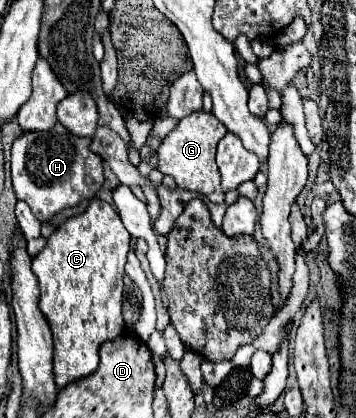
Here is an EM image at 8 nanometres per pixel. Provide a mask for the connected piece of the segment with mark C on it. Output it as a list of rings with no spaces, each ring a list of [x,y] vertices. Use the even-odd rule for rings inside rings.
[[[92,198],[86,212],[64,222],[50,238],[46,248],[32,260],[32,272],[40,286],[40,312],[46,316],[54,338],[54,376],[56,386],[64,388],[70,382],[90,376],[98,370],[98,350],[104,342],[118,338],[124,332],[122,320],[122,290],[124,290],[124,264],[130,250],[130,234],[124,228],[114,206]]]

